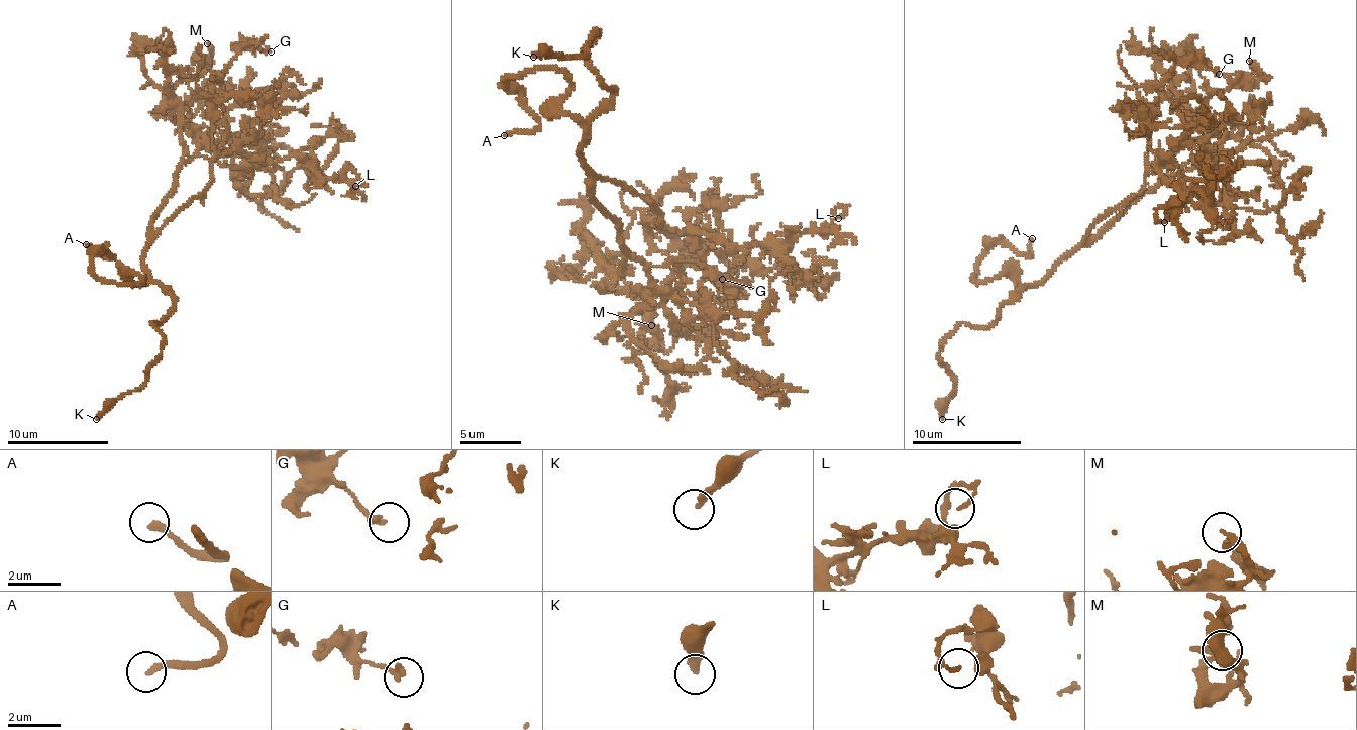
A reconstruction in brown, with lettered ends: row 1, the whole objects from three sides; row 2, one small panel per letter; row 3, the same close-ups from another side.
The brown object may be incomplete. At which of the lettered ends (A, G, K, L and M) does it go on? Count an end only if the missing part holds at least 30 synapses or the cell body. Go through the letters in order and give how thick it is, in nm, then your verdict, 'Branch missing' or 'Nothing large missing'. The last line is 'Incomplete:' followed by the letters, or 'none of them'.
A: Thickness 240 nm. Branch missing
G: Thickness 240 nm. Nothing large missing
K: Thickness 280 nm. Branch missing
L: Thickness 130 nm. Nothing large missing
M: Thickness 240 nm. Nothing large missing
Incomplete: A, K

